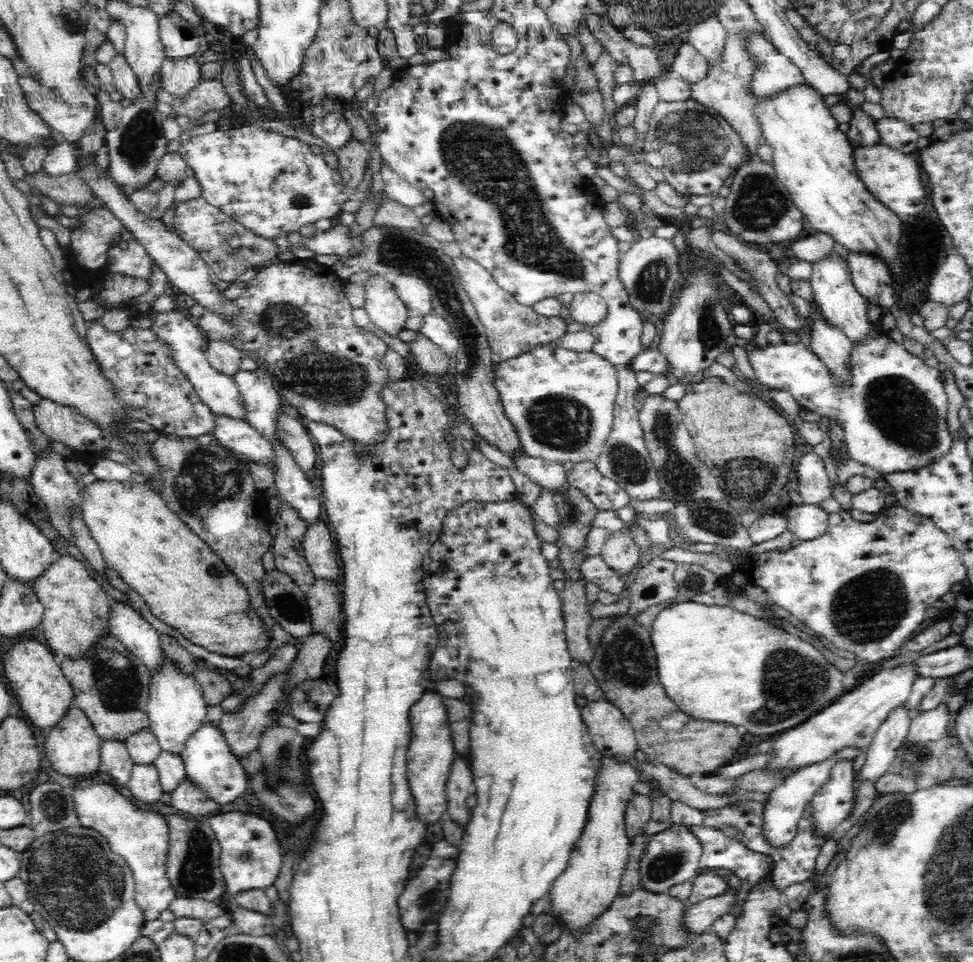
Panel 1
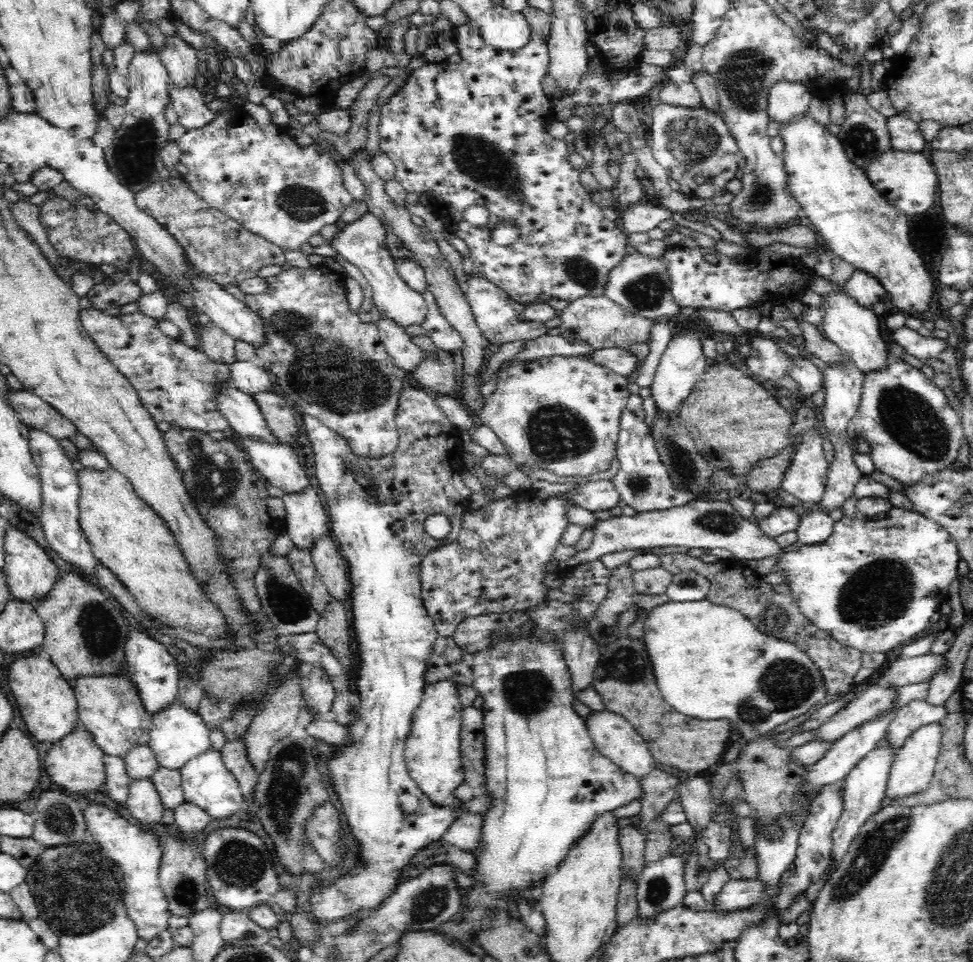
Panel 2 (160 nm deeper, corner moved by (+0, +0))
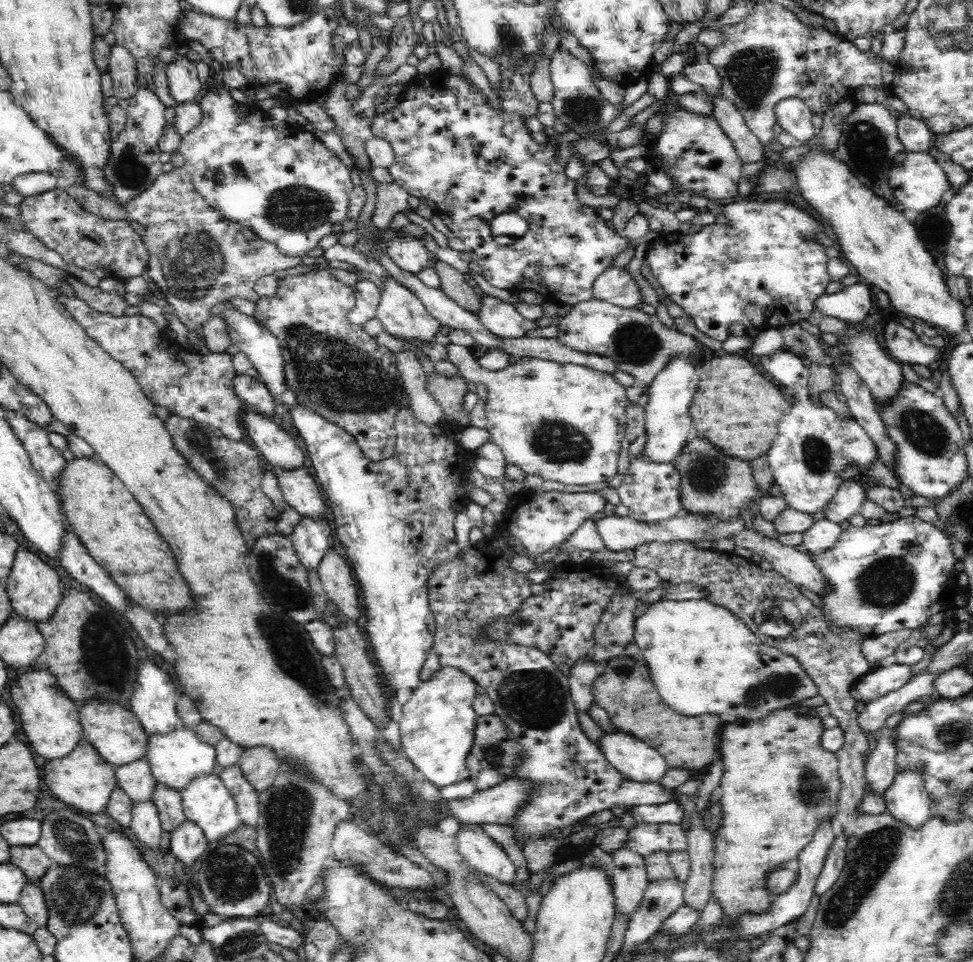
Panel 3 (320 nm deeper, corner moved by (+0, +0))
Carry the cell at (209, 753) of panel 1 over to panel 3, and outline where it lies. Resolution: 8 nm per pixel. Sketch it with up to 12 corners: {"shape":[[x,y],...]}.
{"shape":[[212,772],[181,794],[185,820],[207,845],[243,823],[230,791]]}

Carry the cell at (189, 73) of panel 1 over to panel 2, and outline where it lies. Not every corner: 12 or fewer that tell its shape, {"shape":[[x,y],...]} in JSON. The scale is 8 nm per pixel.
{"shape":[[170,86],[169,99],[186,130],[206,126],[216,112],[193,86]]}

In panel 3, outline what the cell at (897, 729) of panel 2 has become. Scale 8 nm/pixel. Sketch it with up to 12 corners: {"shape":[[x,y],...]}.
{"shape":[[896,730],[881,732],[868,761],[870,790],[884,797],[897,774]]}

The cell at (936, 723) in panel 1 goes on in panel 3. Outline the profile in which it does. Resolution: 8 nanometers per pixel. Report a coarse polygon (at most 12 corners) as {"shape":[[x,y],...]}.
{"shape":[[897,770],[887,812],[908,826],[932,816],[919,770]]}

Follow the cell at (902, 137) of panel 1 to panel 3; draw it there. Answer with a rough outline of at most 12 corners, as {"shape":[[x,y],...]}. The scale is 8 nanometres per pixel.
{"shape":[[897,116],[903,150],[928,153],[933,132],[922,119]]}

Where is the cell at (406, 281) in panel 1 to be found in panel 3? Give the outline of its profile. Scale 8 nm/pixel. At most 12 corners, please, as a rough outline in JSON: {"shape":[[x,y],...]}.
{"shape":[[422,238],[390,240],[390,259],[416,274],[430,267]]}

